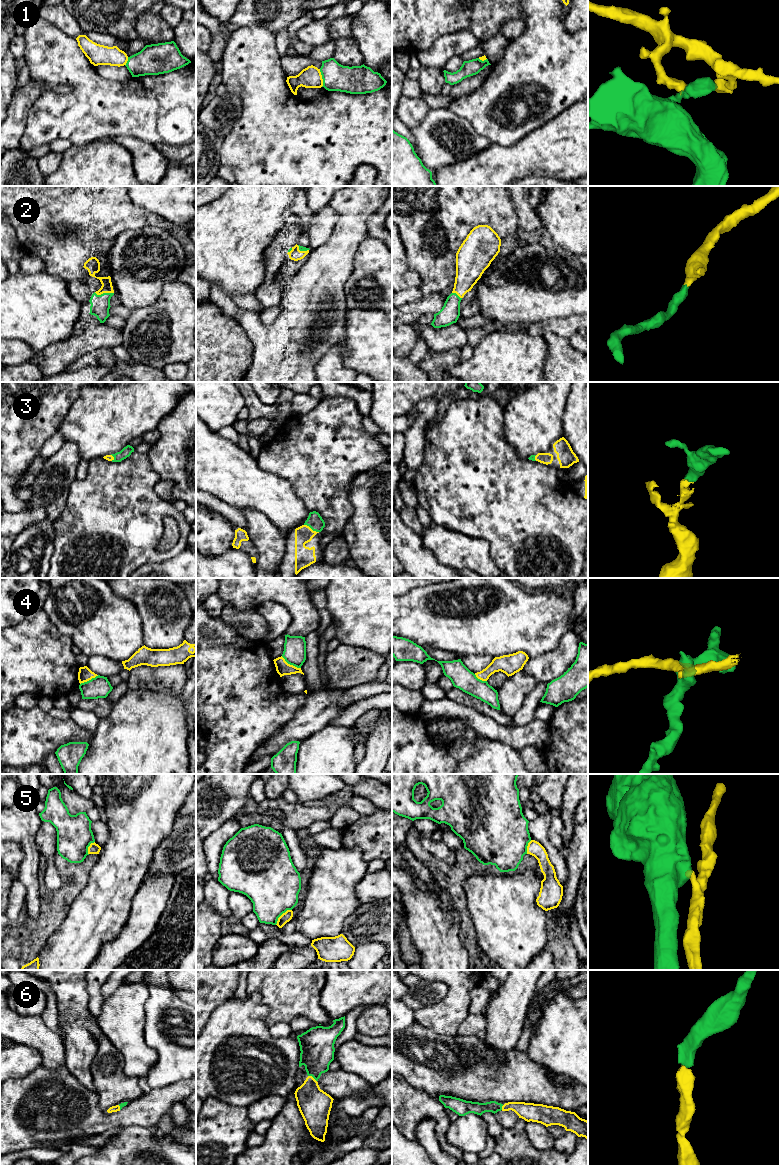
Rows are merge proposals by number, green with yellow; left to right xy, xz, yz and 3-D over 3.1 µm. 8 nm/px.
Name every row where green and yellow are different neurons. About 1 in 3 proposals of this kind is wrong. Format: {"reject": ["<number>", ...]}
{"reject": ["1", "4", "5"]}

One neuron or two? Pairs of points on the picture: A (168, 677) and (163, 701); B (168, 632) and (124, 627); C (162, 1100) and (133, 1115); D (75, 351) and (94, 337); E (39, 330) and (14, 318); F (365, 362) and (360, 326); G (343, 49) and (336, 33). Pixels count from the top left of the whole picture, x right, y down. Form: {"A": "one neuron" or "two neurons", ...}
{"A": "two neurons", "B": "two neurons", "C": "one neuron", "D": "one neuron", "E": "one neuron", "F": "one neuron", "G": "two neurons"}

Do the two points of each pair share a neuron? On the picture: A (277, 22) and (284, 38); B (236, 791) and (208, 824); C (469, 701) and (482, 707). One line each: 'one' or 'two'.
A: two
B: one
C: one

